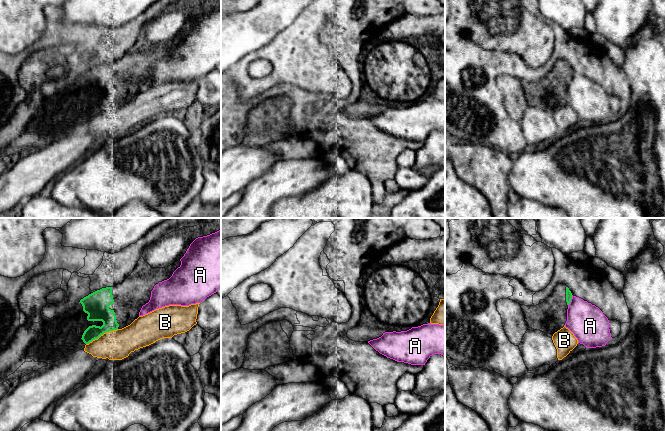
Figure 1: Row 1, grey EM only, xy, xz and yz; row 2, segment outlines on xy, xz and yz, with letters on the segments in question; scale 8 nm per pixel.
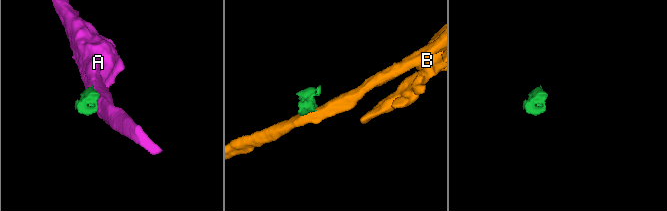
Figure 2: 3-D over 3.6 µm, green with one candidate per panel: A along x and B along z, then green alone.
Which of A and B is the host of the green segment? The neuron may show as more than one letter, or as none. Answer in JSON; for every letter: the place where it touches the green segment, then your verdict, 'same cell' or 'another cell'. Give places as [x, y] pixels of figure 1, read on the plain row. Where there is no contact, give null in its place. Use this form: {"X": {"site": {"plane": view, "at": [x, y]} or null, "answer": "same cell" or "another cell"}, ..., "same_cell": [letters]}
{"A": {"site": {"plane": "yz", "at": [570, 76]}, "answer": "another cell"}, "B": {"site": {"plane": "xy", "at": [101, 110]}, "answer": "another cell"}, "same_cell": []}

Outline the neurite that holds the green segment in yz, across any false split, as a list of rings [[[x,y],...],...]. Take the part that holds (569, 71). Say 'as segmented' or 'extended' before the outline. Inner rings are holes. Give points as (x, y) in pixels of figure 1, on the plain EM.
extended; [[[558,60],[550,72],[536,82],[521,81],[525,97],[534,106],[554,110],[564,103],[572,69],[566,60]]]

